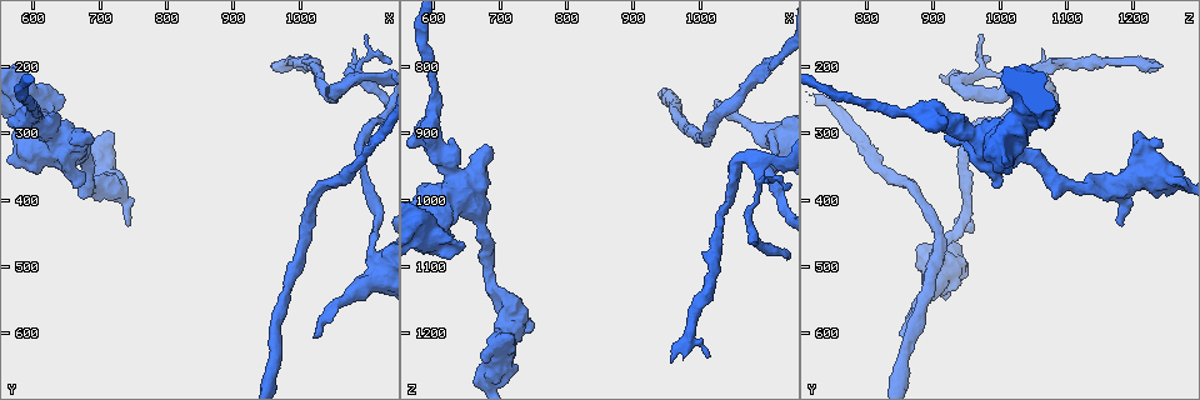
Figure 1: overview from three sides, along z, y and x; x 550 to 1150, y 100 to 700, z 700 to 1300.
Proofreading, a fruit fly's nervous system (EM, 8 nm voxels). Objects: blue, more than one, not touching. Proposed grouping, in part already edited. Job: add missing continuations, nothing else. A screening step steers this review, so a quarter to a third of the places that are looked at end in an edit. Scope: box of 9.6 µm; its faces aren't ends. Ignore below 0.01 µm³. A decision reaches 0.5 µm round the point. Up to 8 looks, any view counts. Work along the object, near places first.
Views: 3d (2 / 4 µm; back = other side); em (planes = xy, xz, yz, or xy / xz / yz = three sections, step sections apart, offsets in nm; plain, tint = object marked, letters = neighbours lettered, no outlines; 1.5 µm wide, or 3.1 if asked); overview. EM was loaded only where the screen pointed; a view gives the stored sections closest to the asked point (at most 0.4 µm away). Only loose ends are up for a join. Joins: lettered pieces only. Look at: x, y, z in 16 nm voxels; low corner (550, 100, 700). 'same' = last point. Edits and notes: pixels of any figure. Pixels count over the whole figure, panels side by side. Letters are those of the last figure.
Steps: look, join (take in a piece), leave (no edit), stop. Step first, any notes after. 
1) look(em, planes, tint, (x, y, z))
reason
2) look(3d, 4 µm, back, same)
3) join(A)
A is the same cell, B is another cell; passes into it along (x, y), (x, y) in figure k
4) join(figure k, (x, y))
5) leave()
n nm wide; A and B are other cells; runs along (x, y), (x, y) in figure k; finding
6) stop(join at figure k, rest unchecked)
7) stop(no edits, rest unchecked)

look(em, planes, letters, (675, 310, 1235))
thick end

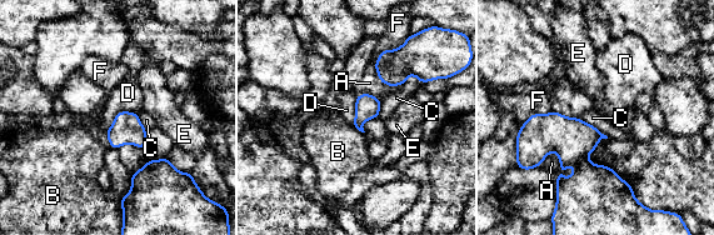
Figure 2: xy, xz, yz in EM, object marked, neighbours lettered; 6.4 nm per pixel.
leave()
A, B, C, D, E and F are other cells; border along (138, 113), (119, 111), (105, 130) in figure 2; no lettered piece goes on from it

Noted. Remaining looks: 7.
look(em, planes, tint, (745, 435, 1185))
an open end

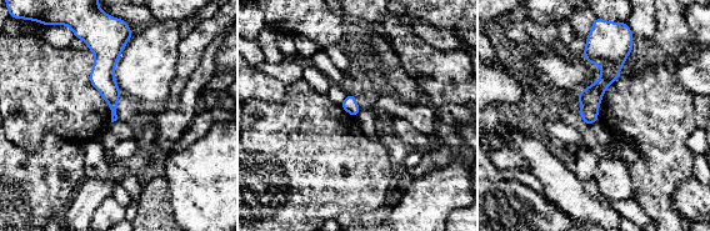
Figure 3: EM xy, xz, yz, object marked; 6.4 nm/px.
look(em, planes, letters, same)

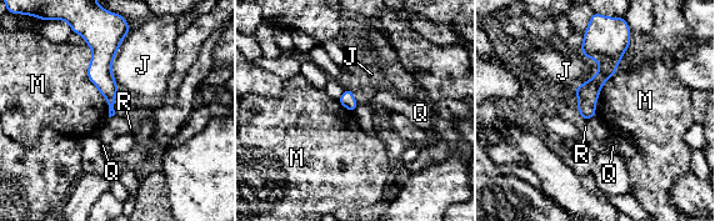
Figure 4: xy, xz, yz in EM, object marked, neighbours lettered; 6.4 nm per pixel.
leave()
J, M, Q and R are other cells; runs along (589, 36), (604, 74), (585, 116) in figure 4; no lettered piece goes on from it

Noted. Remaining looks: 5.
look(em, planes, tint, (1025, 600, 845))
an open end

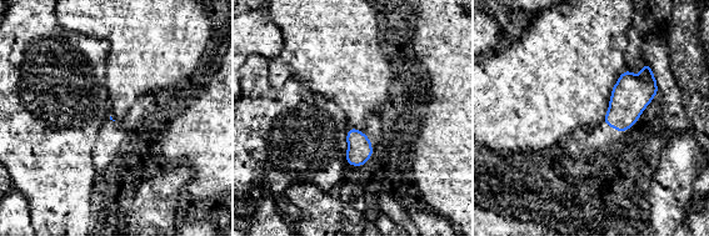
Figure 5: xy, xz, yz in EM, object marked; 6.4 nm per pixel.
look(em, planes, letters, same)

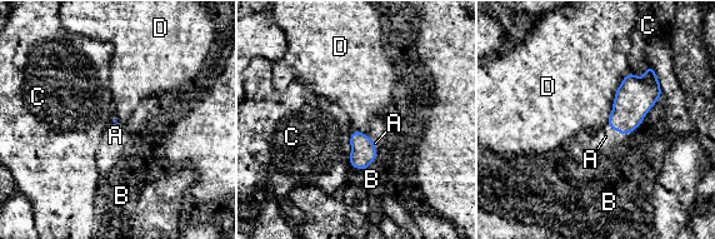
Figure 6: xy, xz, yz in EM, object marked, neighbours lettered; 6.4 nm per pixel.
join(A)
A is the same cell, B, C and D are other cells; it goes on there

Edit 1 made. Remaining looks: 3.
stop(join at figure 6, rest unchecked)

